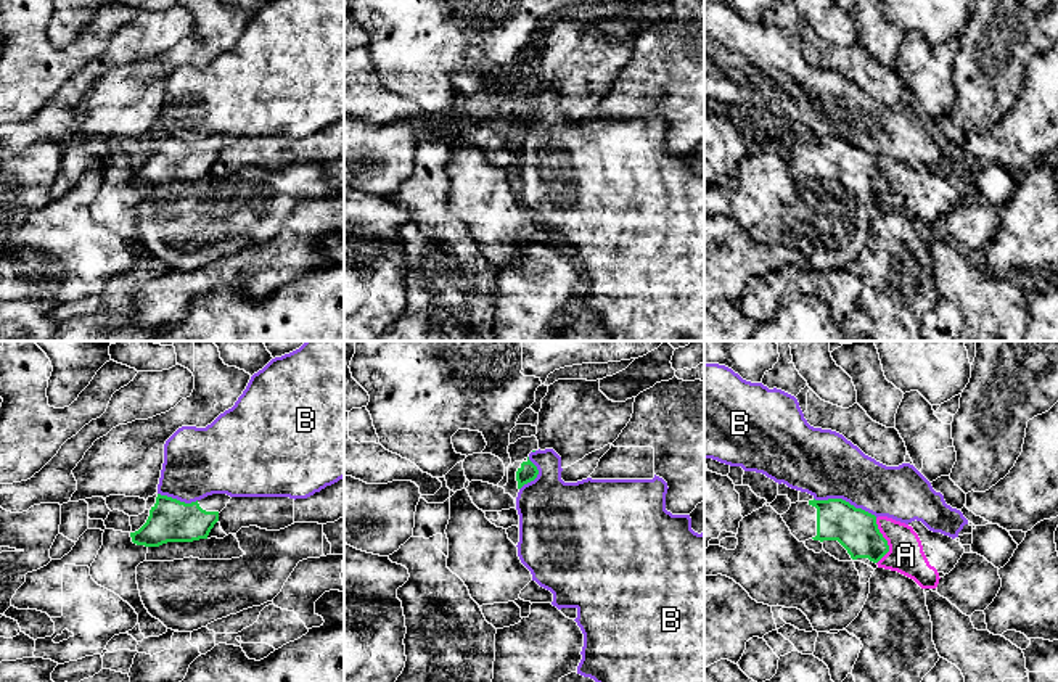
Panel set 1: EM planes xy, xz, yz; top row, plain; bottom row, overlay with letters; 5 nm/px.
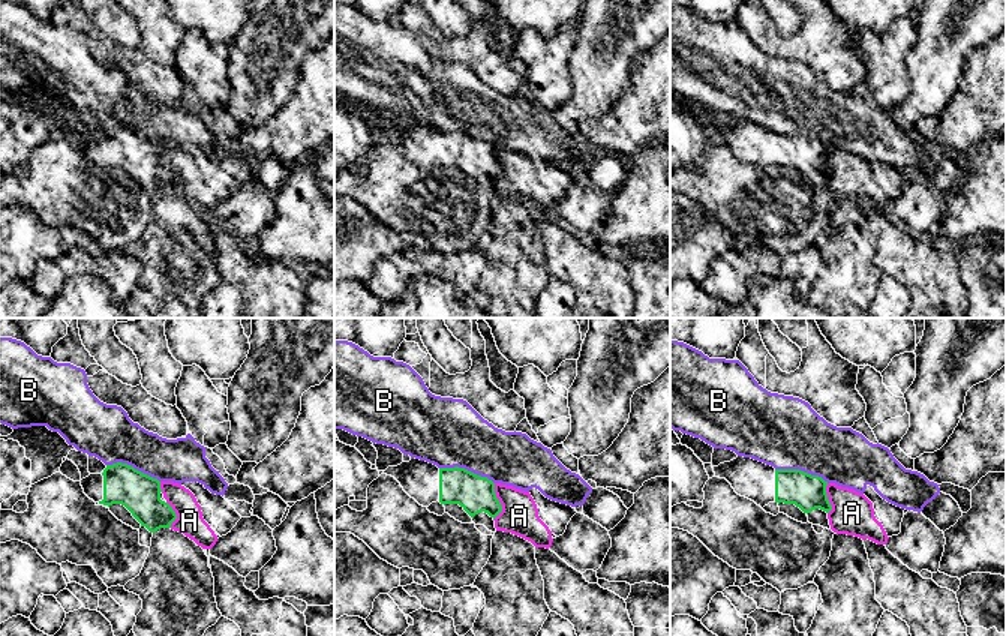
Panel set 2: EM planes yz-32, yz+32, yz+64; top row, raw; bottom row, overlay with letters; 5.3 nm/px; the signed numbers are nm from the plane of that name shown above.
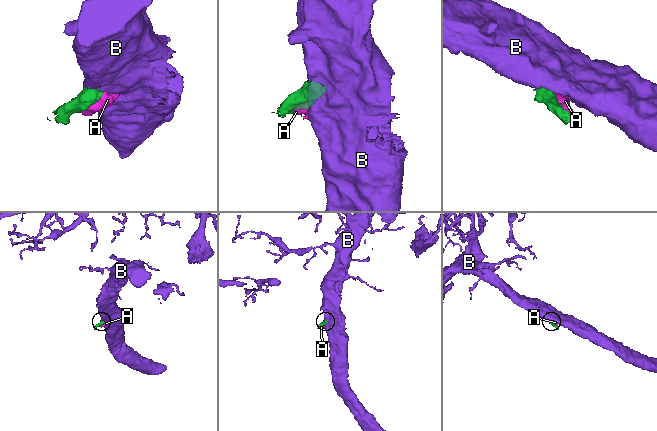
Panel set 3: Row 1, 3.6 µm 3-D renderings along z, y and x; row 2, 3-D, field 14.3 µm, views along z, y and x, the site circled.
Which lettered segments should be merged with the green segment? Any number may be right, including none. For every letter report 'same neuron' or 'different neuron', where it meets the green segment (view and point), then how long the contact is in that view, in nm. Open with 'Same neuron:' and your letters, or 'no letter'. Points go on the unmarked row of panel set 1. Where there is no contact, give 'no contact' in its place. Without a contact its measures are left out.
Same neuron: no letter
A: different neuron; meets green in yz at (886, 180); contact 240 nm long
B: different neuron; meets green in yz at (844, 140); contact 340 nm long

